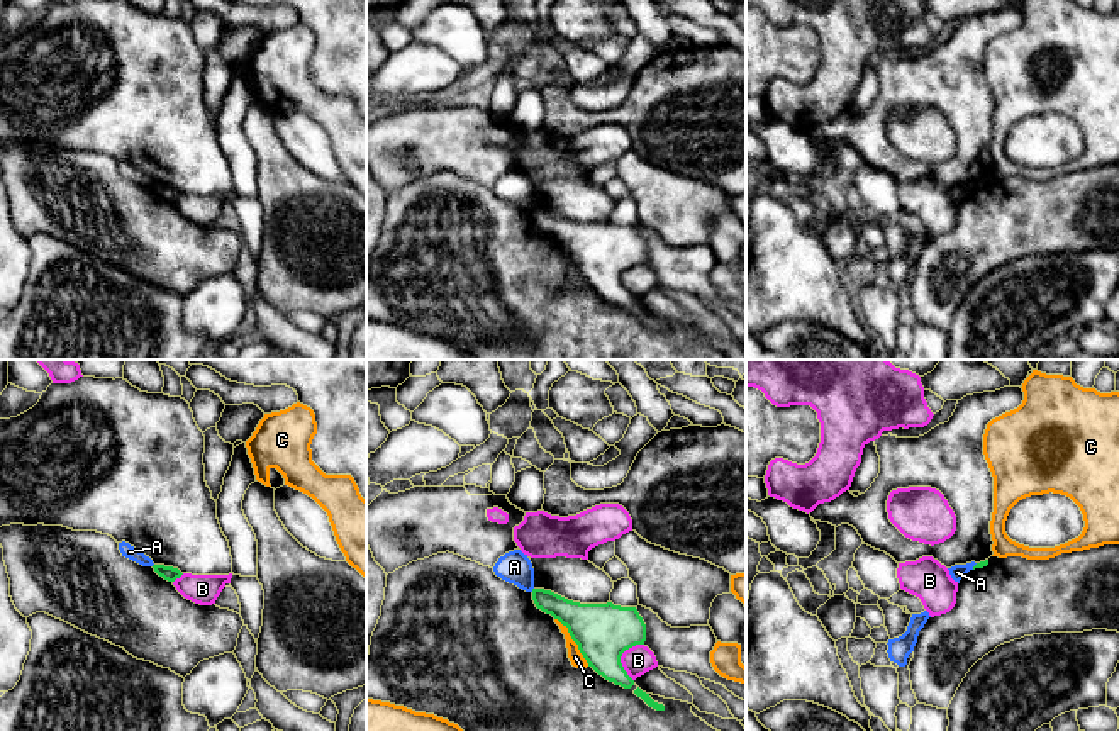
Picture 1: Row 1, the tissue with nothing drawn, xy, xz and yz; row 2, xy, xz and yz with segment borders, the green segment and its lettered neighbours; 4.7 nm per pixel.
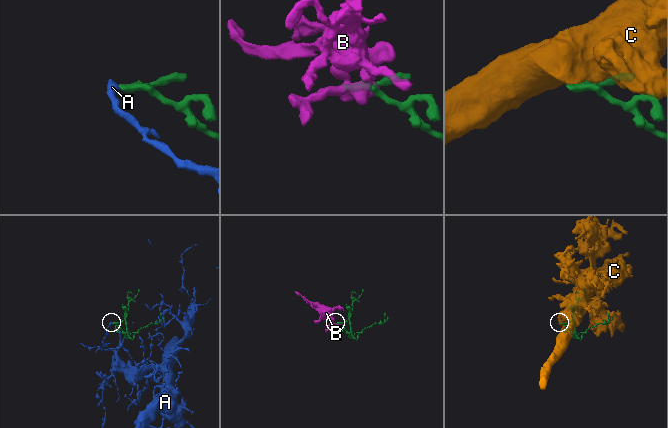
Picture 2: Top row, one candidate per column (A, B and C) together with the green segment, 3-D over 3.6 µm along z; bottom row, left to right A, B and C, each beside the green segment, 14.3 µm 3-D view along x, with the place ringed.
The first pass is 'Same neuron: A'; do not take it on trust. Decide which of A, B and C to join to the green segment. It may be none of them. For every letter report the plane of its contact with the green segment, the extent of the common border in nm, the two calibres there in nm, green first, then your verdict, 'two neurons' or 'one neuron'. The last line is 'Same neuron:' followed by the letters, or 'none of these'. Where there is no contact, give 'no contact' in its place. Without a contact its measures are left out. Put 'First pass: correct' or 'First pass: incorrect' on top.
First pass: incorrect
A: contact in yz; length 40 nm; calibres 30 and 70 nm; two neurons
B: contact in xz; length 190 nm; calibres 280 and 140 nm; two neurons
C: contact in xz; length 280 nm; calibres 280 and 70 nm; two neurons
Same neuron: none of these

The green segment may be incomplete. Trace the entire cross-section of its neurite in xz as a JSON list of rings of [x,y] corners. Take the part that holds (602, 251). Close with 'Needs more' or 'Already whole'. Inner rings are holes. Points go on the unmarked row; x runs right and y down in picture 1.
[[[532,209],[532,220],[537,229],[568,248],[588,287],[615,305],[624,309],[634,305],[621,276],[626,270],[646,261],[646,244],[636,227],[612,222],[580,224],[544,209]]]. Already whole

